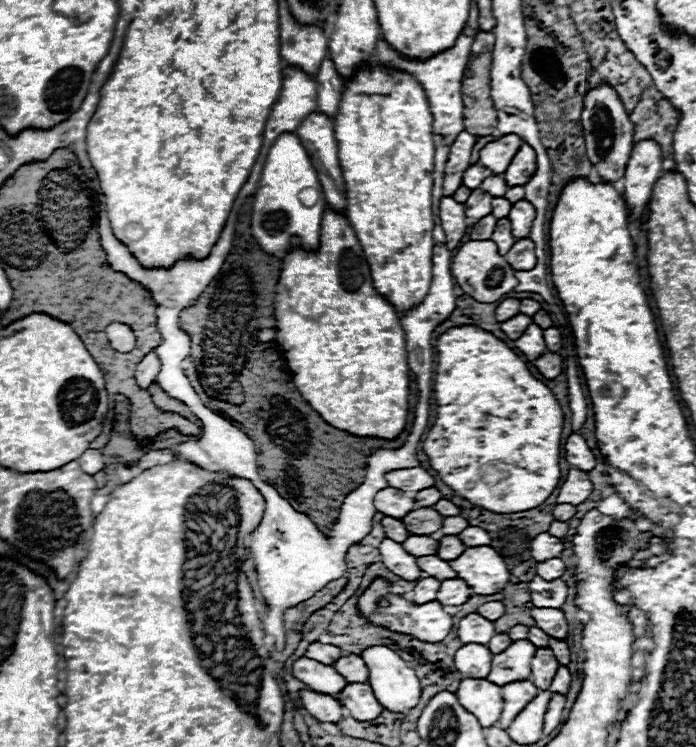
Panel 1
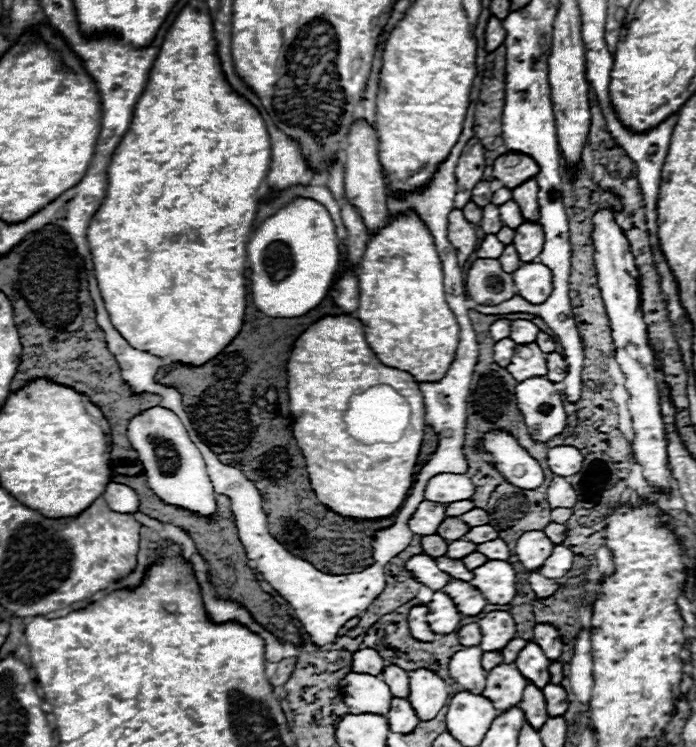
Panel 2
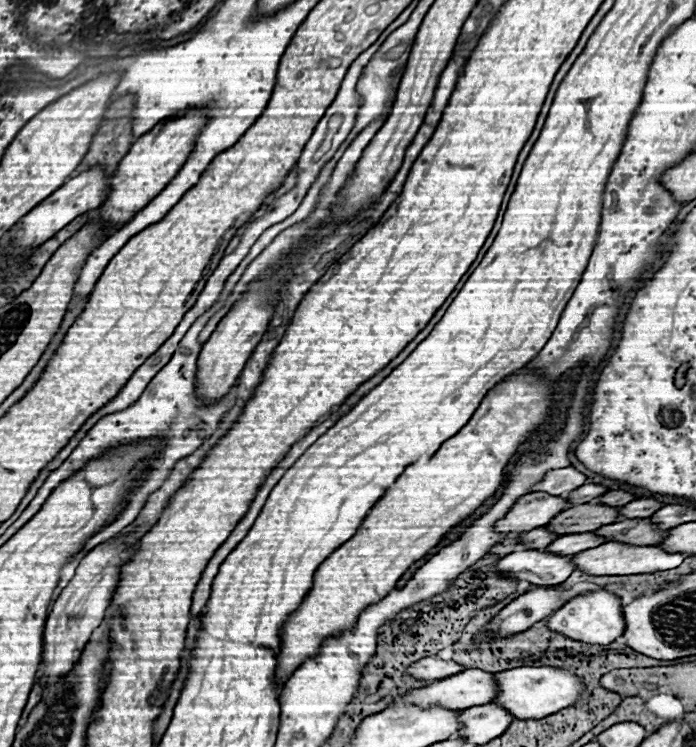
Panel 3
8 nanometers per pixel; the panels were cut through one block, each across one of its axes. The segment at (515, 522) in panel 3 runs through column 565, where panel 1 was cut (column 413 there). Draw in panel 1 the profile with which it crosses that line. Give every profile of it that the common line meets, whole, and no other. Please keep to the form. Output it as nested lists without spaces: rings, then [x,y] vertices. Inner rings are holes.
[[[384,488],[374,496],[374,506],[378,512],[390,518],[404,518],[404,514],[416,508],[416,500],[412,494],[402,492],[398,488]]]

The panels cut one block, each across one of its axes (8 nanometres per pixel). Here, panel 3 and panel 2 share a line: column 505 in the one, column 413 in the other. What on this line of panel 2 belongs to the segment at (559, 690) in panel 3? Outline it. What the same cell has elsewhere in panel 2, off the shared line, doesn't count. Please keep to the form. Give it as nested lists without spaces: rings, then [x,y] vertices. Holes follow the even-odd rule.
[[[412,670],[410,678],[410,696],[408,702],[420,716],[420,720],[432,720],[442,710],[448,700],[448,684],[430,670]]]

